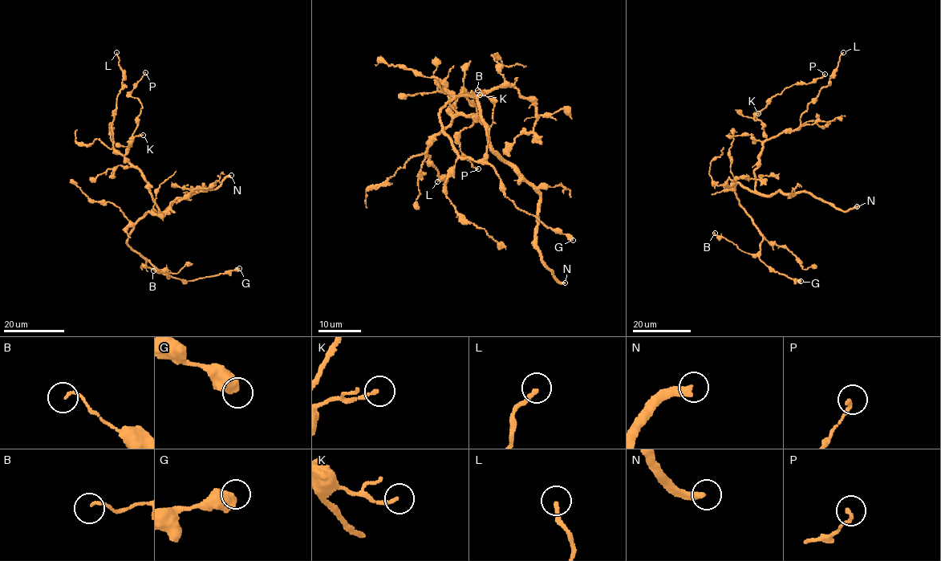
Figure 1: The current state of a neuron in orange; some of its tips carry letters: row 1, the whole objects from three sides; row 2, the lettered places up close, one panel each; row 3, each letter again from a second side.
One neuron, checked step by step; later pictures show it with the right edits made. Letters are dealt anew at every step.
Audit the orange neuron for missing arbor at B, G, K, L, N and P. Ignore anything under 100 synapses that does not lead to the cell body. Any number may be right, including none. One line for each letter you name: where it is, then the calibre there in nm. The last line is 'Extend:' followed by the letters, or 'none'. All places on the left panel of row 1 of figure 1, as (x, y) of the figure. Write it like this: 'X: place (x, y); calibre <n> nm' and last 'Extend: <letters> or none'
N: place (231, 175); calibre 360 nm
Extend: N

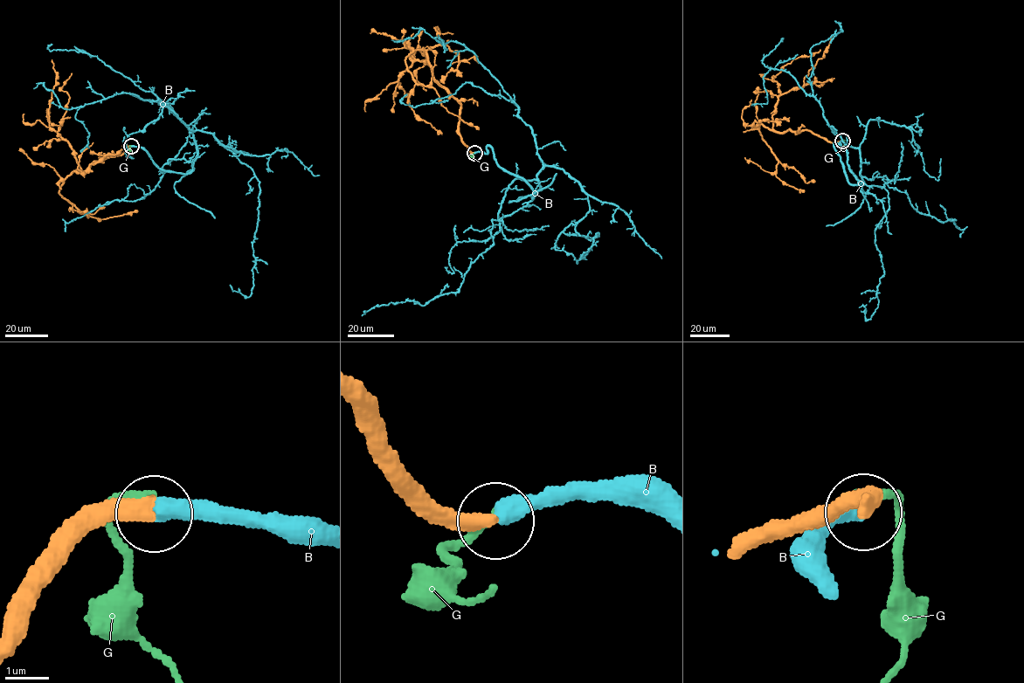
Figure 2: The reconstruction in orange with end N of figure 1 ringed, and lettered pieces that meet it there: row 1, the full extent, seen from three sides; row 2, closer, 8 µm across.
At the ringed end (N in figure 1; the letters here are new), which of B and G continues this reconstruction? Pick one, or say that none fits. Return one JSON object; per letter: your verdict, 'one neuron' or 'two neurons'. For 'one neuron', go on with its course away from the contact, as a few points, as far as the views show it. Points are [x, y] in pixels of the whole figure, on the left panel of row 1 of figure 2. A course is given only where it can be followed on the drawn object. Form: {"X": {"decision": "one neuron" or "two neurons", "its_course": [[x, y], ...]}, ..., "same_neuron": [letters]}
{"B": {"decision": "one neuron", "its_course": [[131, 146], [182, 173], [197, 130], [245, 152], [259, 182], [255, 265], [252, 293], [232, 289]]}, "G": {"decision": "two neurons"}, "same_neuron": ["B"]}

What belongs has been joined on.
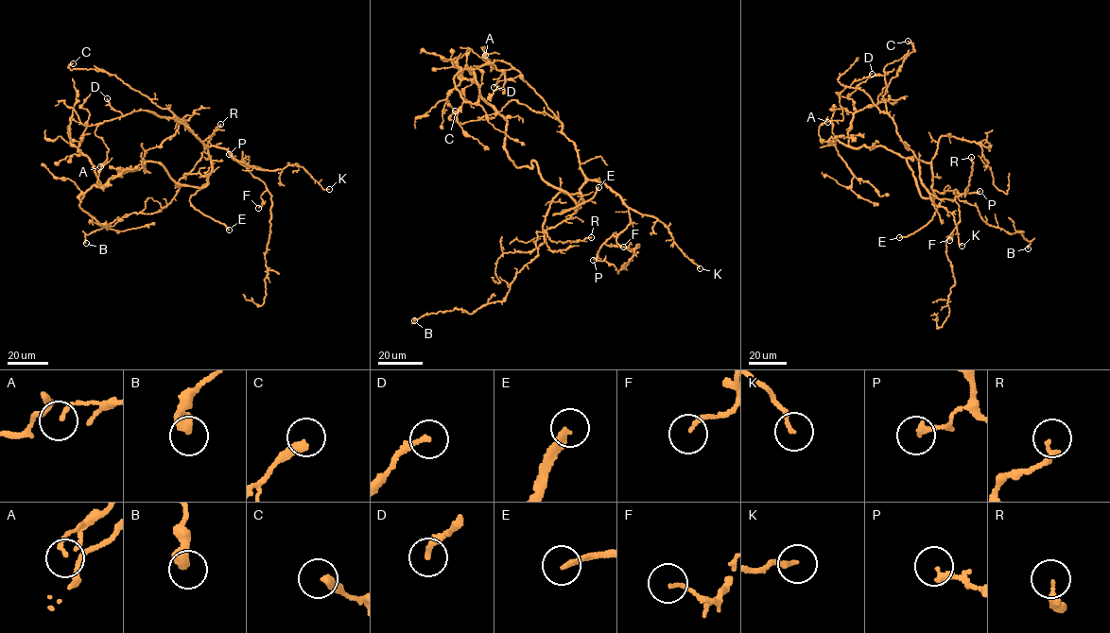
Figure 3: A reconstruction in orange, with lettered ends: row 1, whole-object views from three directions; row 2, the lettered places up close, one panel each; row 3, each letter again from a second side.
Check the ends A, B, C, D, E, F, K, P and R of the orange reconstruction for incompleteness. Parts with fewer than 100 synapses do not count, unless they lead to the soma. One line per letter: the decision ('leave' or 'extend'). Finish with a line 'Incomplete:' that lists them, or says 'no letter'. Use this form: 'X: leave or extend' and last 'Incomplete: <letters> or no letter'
A: leave
B: leave
C: leave
D: leave
E: extend
F: leave
K: leave
P: leave
R: leave
Incomplete: E

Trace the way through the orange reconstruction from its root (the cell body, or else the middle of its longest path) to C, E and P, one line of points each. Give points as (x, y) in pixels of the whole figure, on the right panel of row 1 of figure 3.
C: (934, 197), (931, 165), (918, 160), (903, 143), (883, 96), (885, 67), (915, 50), (908, 41)
E: (934, 197), (937, 209), (931, 220), (914, 232), (899, 237)
P: (934, 197), (931, 165), (919, 160), (922, 183), (939, 198), (953, 199), (964, 194), (979, 191)

